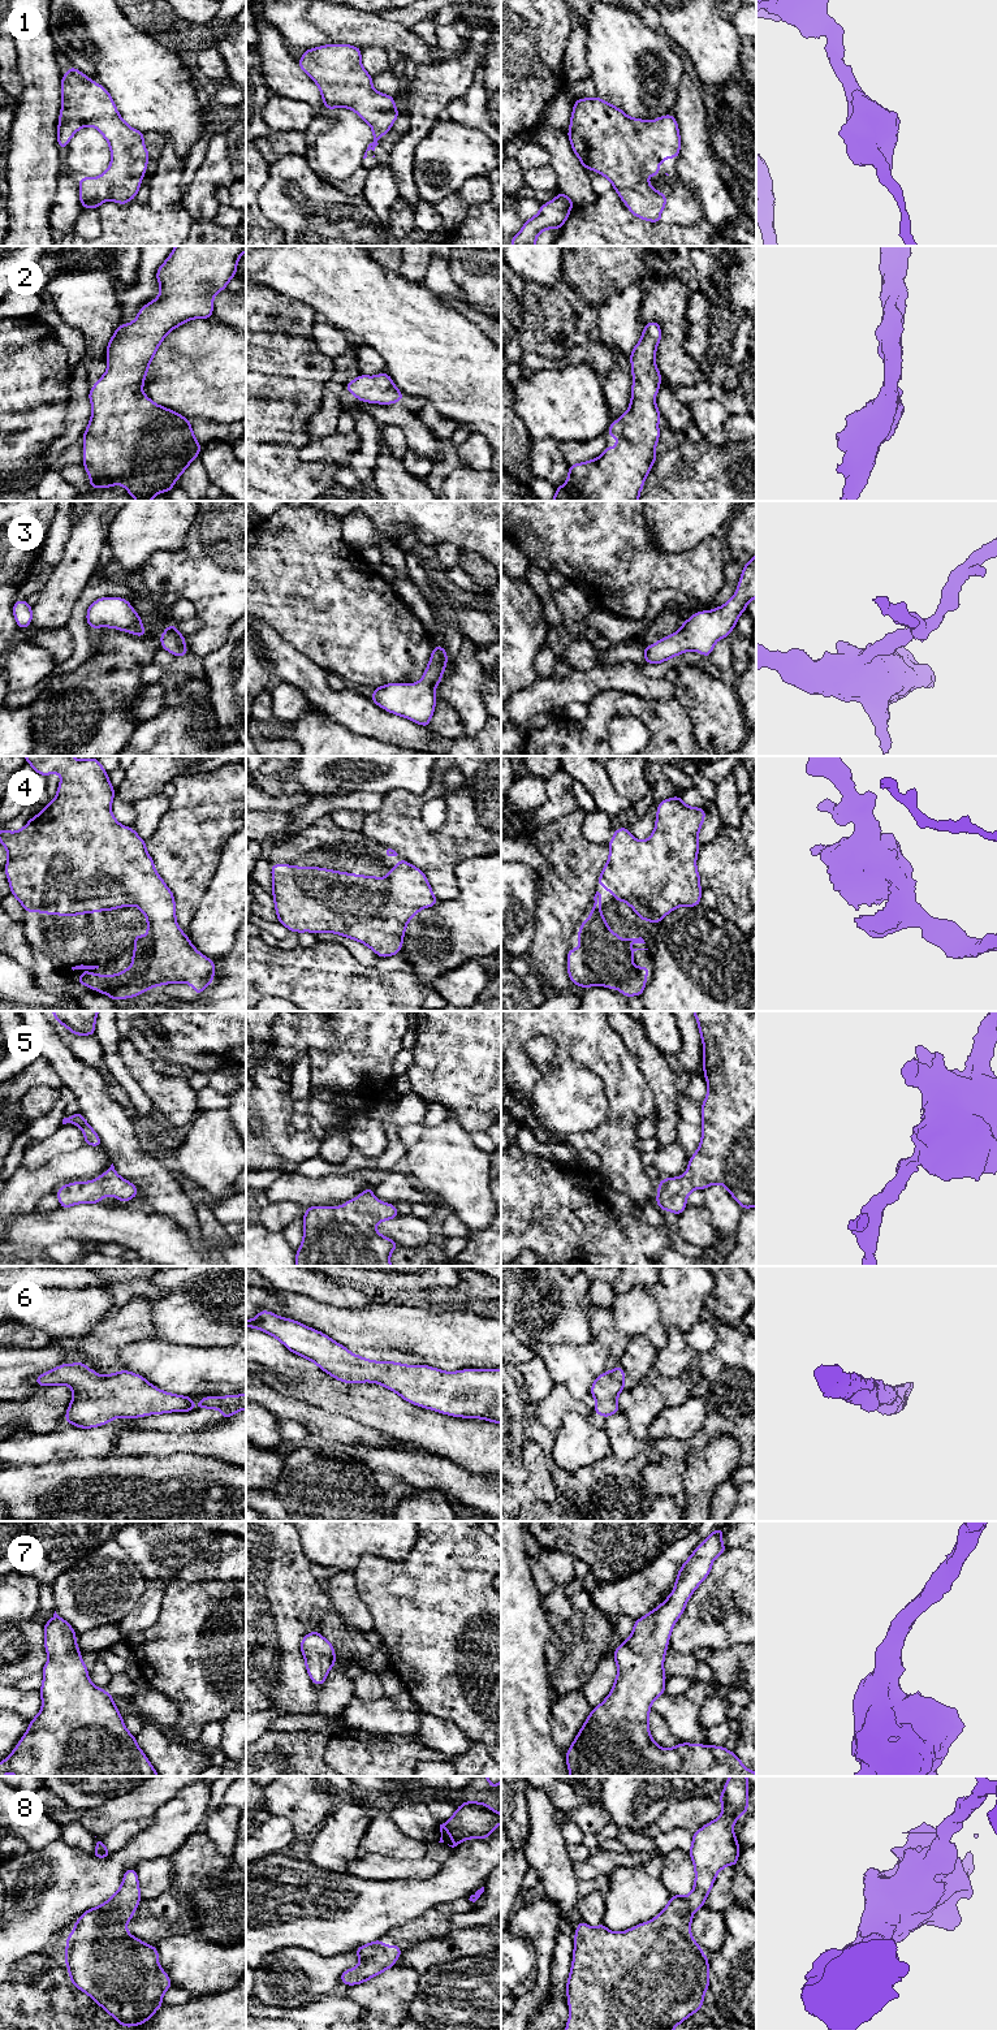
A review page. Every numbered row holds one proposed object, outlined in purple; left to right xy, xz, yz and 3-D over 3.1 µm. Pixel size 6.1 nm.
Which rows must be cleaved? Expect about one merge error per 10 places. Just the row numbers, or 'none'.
none

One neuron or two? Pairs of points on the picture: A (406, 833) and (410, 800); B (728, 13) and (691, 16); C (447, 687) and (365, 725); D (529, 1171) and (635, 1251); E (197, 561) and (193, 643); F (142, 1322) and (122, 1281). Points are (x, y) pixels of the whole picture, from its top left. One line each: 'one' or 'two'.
A: one
B: two
C: two
D: one
E: one
F: two

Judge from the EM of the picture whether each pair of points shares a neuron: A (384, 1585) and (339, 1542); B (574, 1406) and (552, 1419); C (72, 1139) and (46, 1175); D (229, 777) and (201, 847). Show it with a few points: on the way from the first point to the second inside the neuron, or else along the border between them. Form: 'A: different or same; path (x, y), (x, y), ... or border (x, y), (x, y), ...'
A: different; border (388, 1558), (363, 1554), (353, 1572)
B: same; path (569, 1406), (565, 1406), (557, 1413)
C: different; border (83, 1143), (77, 1149), (55, 1156), (33, 1170)
D: same; path (229, 794), (224, 799), (224, 817), (212, 830)

